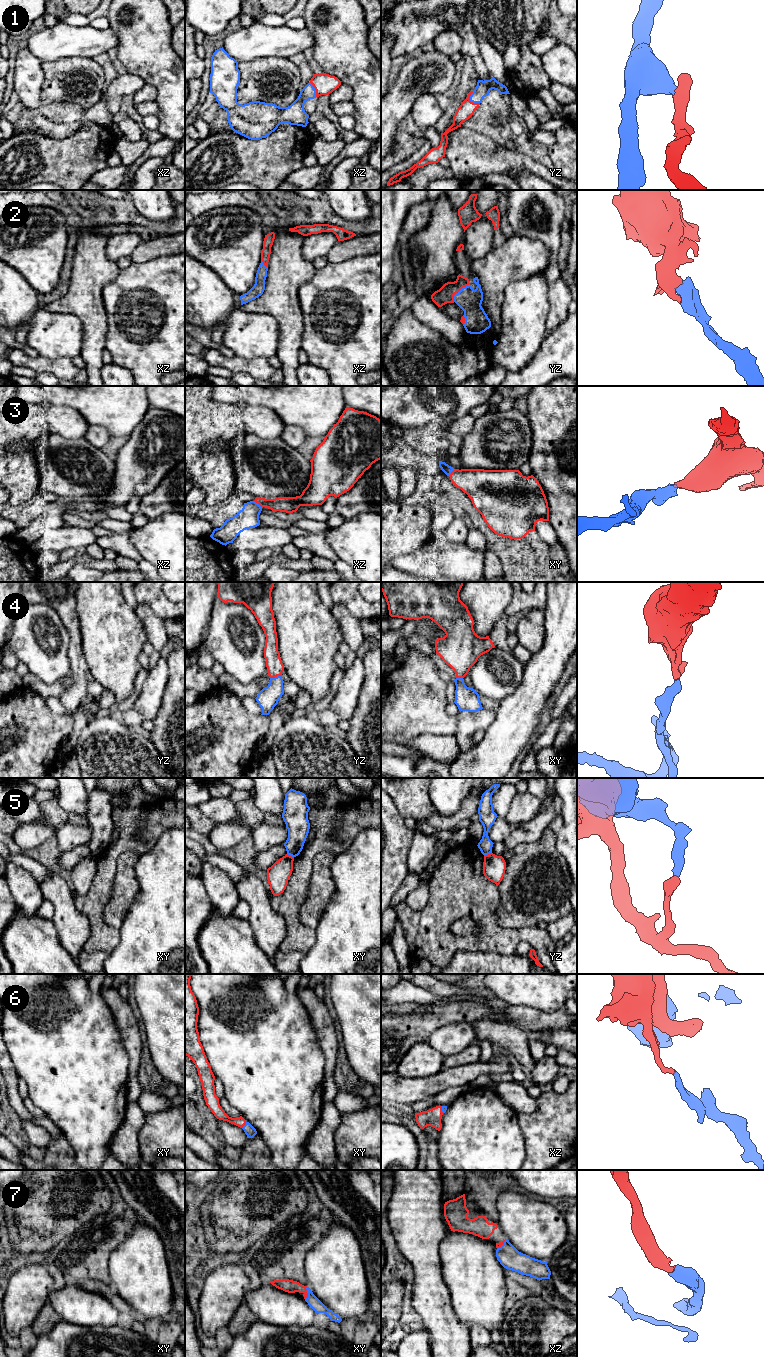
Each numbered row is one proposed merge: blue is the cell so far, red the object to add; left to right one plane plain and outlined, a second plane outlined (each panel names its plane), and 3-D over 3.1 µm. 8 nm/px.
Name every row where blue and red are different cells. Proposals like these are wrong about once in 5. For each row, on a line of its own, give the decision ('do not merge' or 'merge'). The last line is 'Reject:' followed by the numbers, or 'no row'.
1: merge
2: merge
3: merge
4: merge
5: do not merge
6: merge
7: merge
Reject: 5

